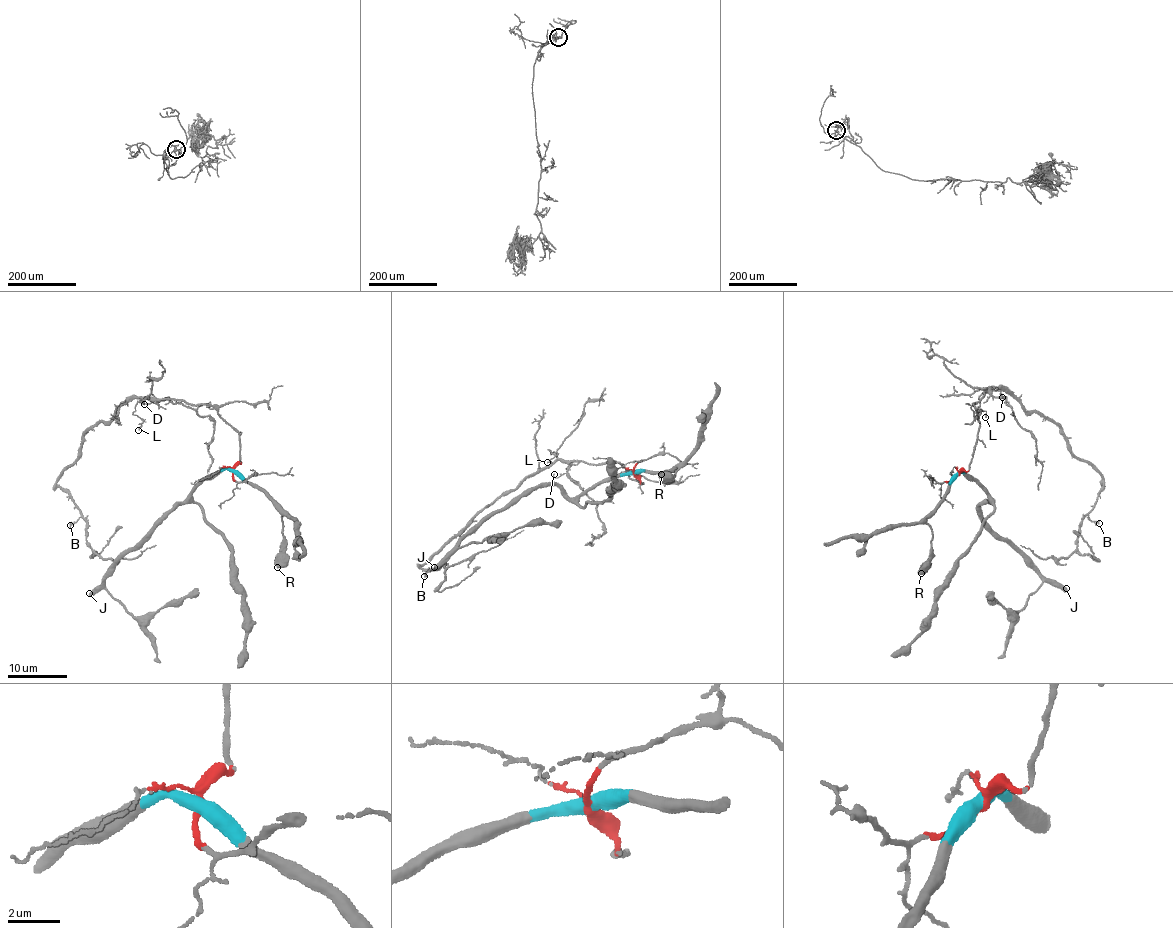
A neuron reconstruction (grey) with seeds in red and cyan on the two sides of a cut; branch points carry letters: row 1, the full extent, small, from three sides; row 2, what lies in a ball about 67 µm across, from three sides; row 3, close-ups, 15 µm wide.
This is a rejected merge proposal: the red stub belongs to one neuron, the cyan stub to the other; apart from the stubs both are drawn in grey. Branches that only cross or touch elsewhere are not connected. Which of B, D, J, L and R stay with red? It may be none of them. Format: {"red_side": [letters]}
{"red_side": ["B", "D", "L"]}

